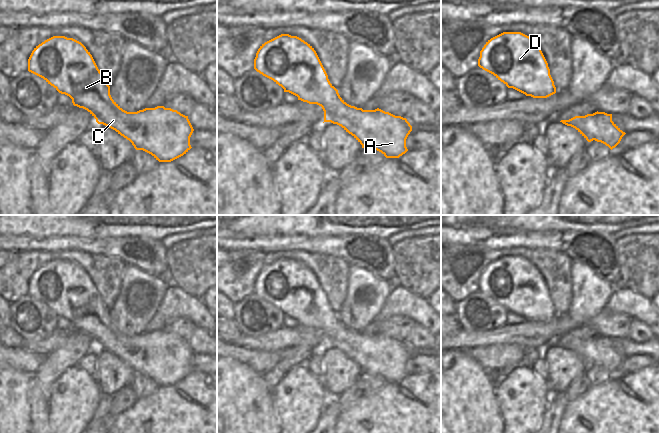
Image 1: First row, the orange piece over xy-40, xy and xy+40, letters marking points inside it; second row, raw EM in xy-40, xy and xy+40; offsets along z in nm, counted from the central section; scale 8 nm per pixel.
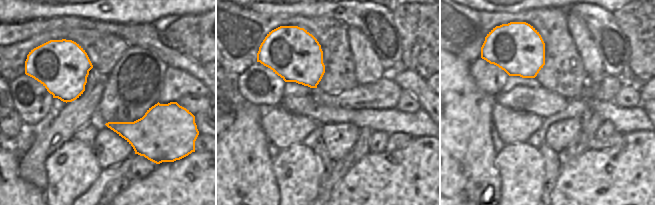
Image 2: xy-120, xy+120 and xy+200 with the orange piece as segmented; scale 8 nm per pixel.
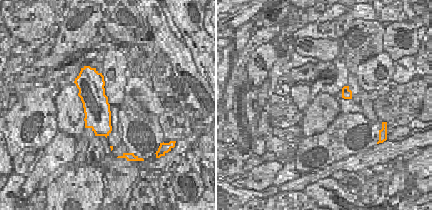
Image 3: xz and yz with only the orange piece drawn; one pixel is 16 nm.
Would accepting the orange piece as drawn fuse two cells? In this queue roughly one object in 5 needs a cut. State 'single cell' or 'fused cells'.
single cell

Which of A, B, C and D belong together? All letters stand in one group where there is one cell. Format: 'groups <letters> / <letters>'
groups A B C D

